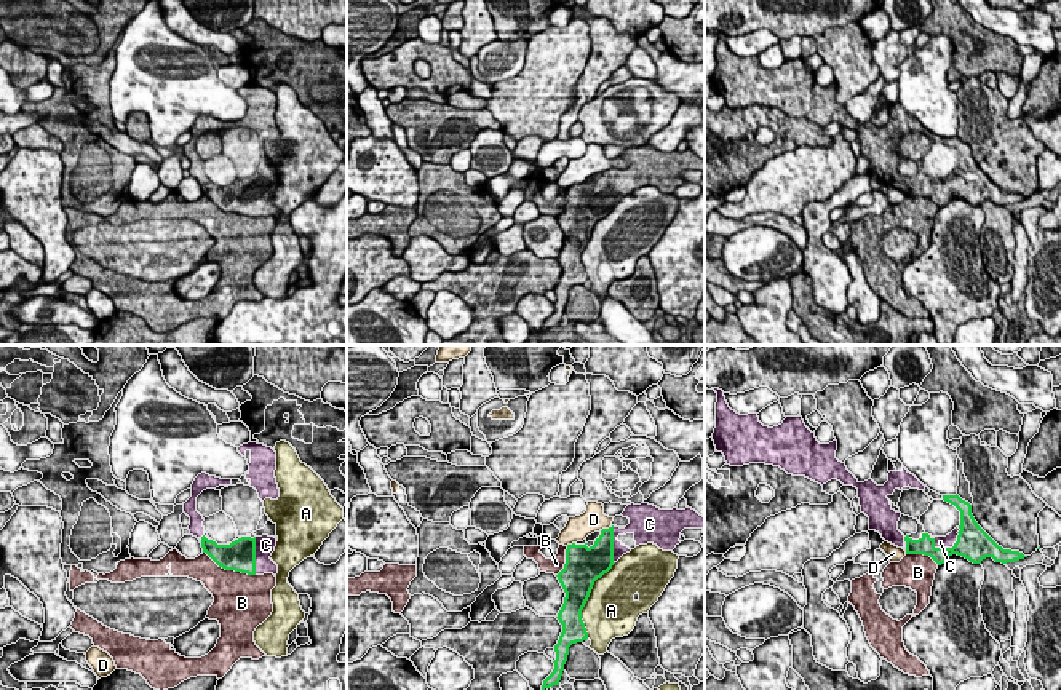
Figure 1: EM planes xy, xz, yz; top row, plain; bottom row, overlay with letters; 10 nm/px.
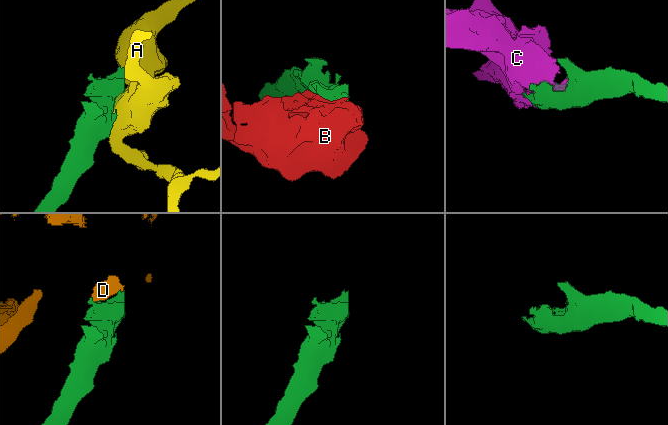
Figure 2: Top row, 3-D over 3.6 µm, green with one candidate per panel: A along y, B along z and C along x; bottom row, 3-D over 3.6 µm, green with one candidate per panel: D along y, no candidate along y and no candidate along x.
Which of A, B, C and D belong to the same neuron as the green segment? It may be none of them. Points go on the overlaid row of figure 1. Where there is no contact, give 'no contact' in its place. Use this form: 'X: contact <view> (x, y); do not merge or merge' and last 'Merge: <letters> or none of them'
A: contact xz (587, 599); do not merge
B: contact xy (229, 569); do not merge
C: contact yz (946, 548); merge
D: contact xz (606, 529); do not merge
Merge: C

